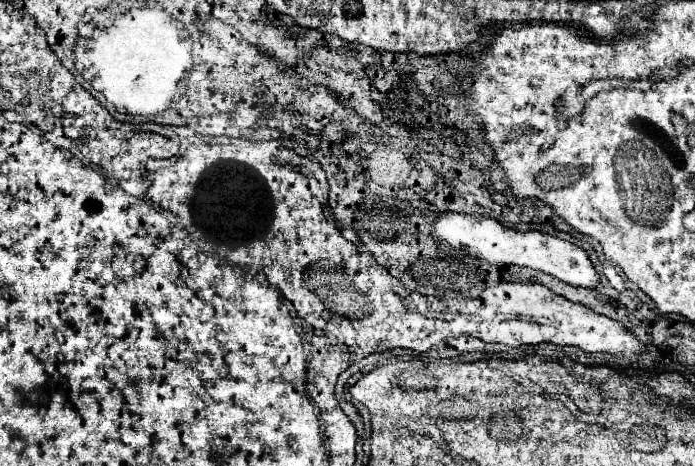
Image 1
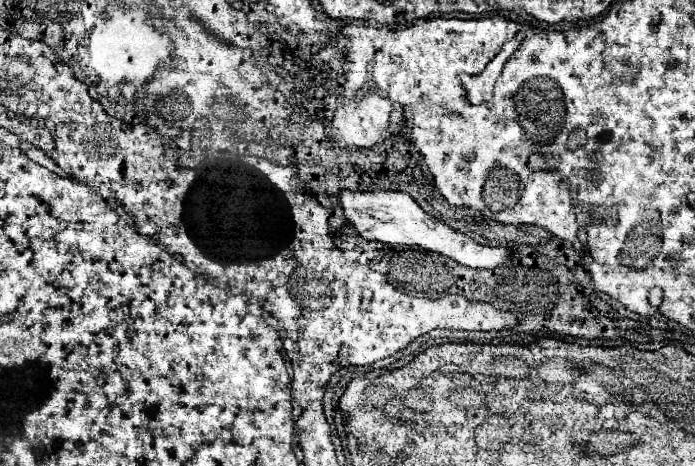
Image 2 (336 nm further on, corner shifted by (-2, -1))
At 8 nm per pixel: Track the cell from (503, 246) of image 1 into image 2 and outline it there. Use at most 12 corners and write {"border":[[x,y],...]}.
{"border":[[339,190],[365,240],[419,246],[469,268],[513,254],[481,246],[405,192]]}

